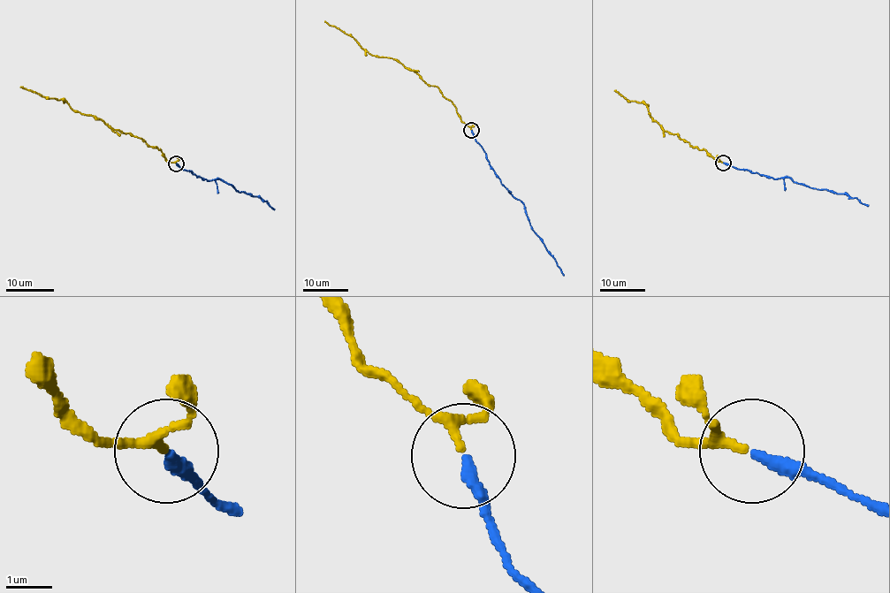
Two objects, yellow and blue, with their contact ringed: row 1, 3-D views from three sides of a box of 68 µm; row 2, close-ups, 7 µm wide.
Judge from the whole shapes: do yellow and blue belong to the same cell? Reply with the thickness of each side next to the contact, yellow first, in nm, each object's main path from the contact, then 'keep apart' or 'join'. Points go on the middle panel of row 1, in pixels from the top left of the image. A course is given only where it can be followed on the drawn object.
170/260 nm | yellow via (472, 129), (437, 87), (429, 86), (418, 74), (391, 57), (370, 56), (351, 36), (324, 20) | blue via (472, 131), (495, 175), (524, 206), (531, 228), (564, 275) | join

